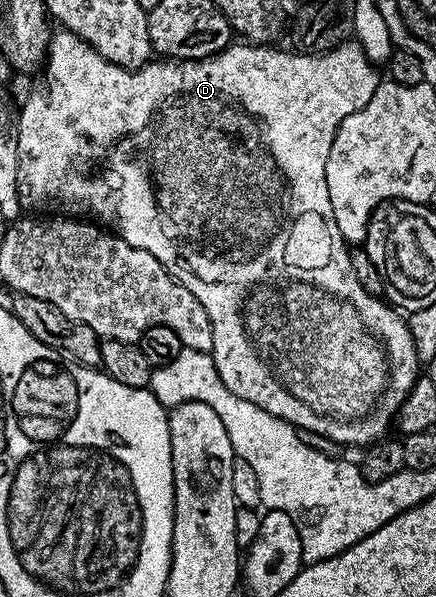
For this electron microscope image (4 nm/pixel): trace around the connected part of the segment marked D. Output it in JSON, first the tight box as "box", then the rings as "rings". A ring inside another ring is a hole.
{"box":[17,30,420,446],"rings":[[[58,30],[51,35],[48,51],[44,57],[44,73],[46,72],[46,89],[43,92],[34,92],[17,113],[18,121],[18,201],[23,210],[30,214],[57,214],[62,218],[89,218],[102,226],[109,226],[117,235],[121,236],[124,242],[136,246],[140,250],[148,250],[156,262],[160,262],[168,270],[168,274],[178,280],[195,298],[204,306],[208,318],[212,322],[212,353],[214,365],[220,374],[220,382],[236,394],[236,398],[244,398],[244,402],[252,402],[268,414],[279,416],[281,420],[287,420],[299,430],[315,432],[324,438],[334,440],[338,444],[347,446],[369,446],[385,437],[386,432],[395,423],[396,417],[401,413],[402,403],[406,401],[407,394],[412,390],[414,381],[420,375],[420,361],[416,354],[414,339],[410,333],[410,326],[407,317],[399,309],[391,306],[385,299],[368,294],[360,282],[357,281],[356,274],[353,273],[350,252],[343,236],[336,234],[334,226],[334,215],[332,214],[332,198],[328,198],[328,182],[326,181],[326,167],[328,166],[328,154],[332,150],[332,142],[336,138],[336,130],[348,114],[356,114],[364,106],[368,106],[368,98],[376,94],[380,83],[378,77],[379,69],[364,54],[364,50],[356,42],[343,42],[337,48],[331,48],[329,52],[316,52],[313,54],[303,54],[301,51],[281,52],[278,46],[259,46],[251,42],[231,43],[229,47],[214,56],[206,56],[201,60],[183,60],[181,62],[173,58],[158,58],[153,62],[147,62],[141,68],[122,68],[118,64],[108,62],[98,51],[88,42],[84,42],[76,34],[65,30]]]}

